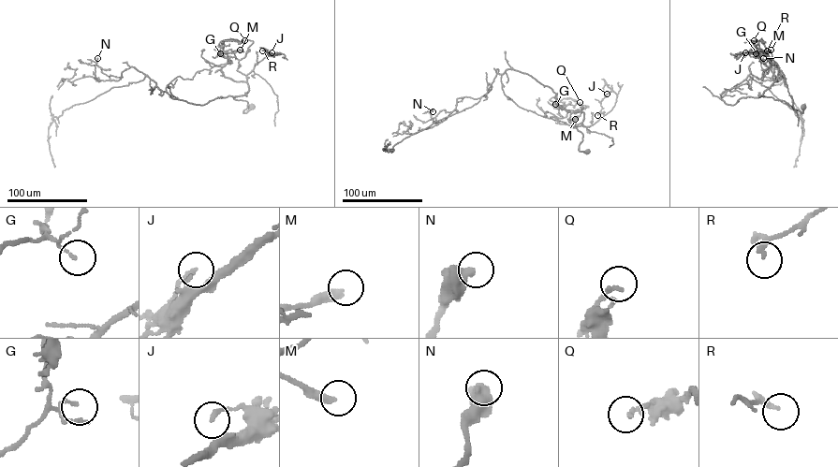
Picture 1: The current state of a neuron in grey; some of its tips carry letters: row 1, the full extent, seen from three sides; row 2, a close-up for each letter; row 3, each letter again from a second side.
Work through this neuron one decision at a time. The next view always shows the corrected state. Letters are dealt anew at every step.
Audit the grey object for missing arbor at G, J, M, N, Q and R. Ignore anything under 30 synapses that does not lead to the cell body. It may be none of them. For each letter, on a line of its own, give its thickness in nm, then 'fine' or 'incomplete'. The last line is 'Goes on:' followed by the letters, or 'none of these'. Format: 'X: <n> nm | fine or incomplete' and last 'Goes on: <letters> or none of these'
G: 100 nm | fine
J: 200 nm | fine
M: 320 nm | fine
N: 550 nm | fine
Q: 180 nm | fine
R: 160 nm | fine
Goes on: none of these

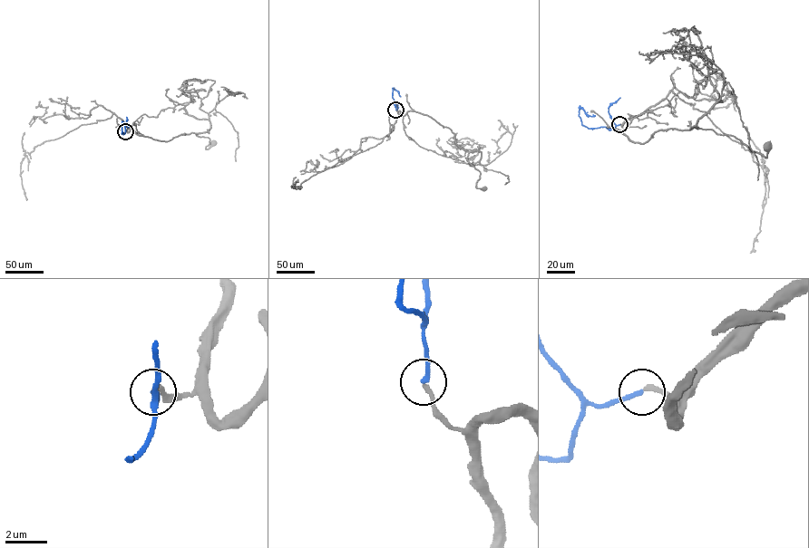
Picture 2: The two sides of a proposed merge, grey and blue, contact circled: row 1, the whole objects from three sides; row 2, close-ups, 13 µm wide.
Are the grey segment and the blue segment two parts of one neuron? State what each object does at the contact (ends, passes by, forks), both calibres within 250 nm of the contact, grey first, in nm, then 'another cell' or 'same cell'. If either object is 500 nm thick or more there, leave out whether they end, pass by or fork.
grey ends there; blue ends there; 240 nm thick on the grey side, 220 nm on the other; same cell

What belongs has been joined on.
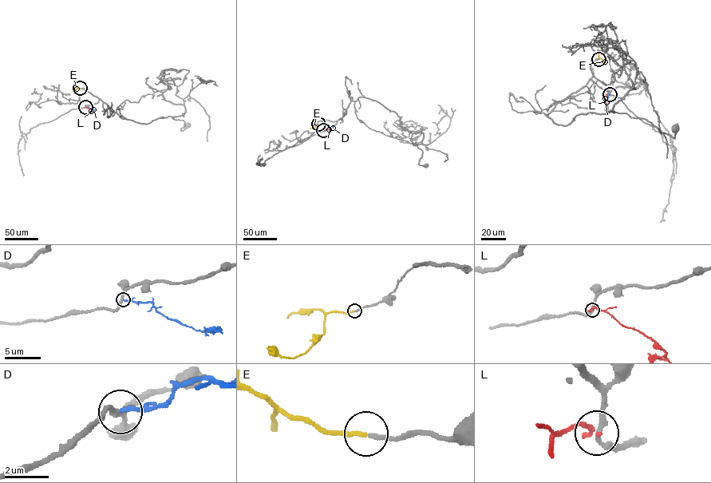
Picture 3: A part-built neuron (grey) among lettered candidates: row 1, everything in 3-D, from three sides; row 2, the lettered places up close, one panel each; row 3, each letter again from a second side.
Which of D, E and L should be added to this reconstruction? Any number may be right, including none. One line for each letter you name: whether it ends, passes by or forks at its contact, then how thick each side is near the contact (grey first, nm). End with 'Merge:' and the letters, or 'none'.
E: it ends | 200/180 nm
Merge: E

